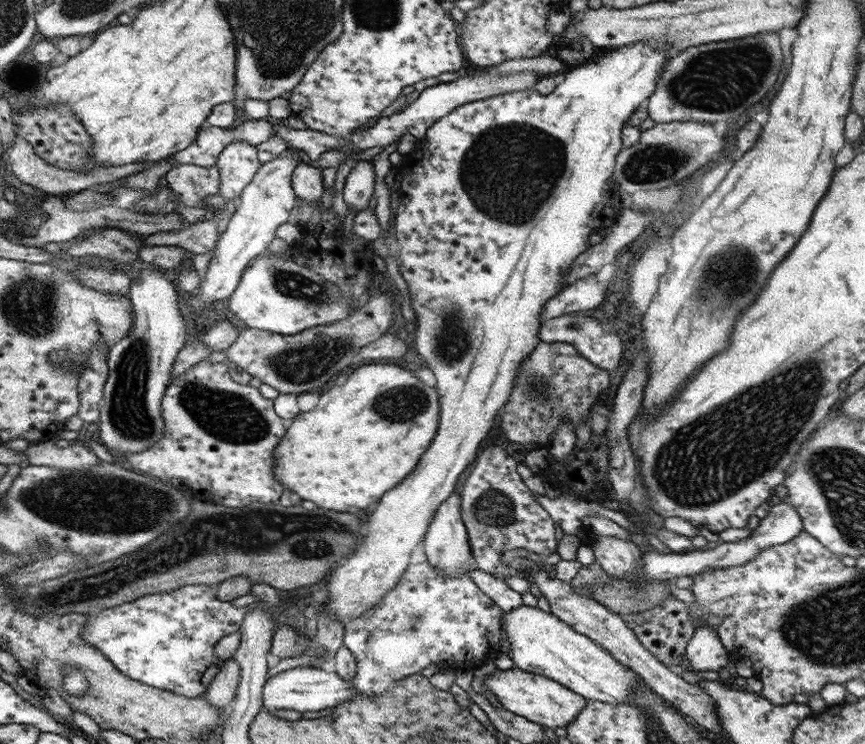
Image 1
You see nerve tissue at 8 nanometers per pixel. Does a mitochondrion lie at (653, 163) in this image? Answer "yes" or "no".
yes

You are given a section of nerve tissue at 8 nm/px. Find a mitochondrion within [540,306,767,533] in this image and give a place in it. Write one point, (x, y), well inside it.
(573, 325)

